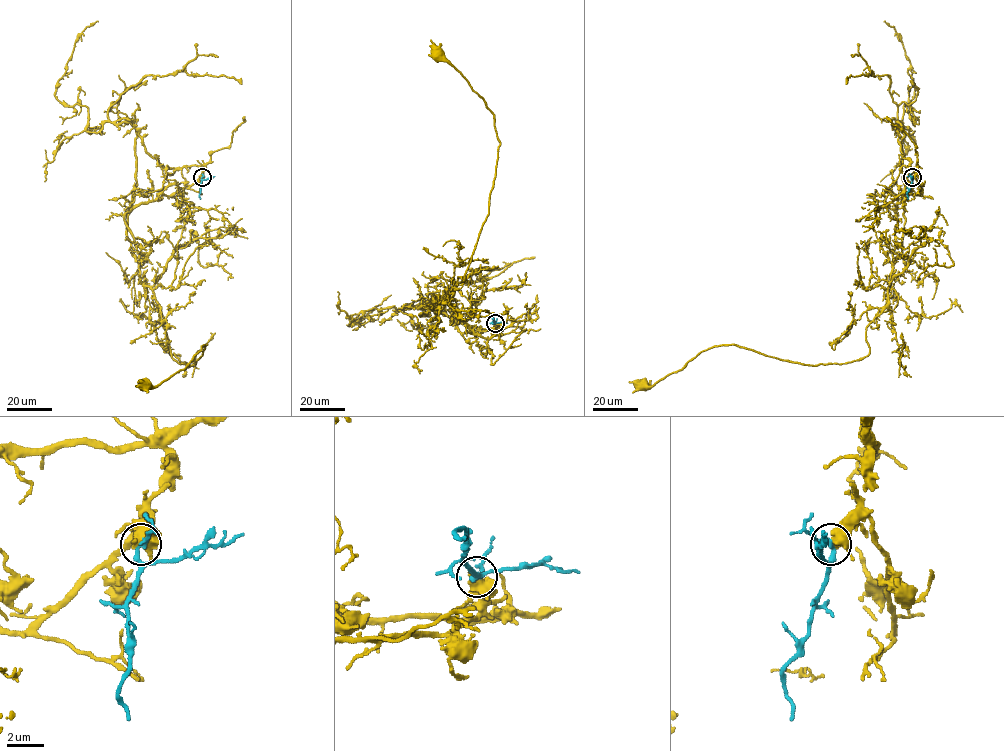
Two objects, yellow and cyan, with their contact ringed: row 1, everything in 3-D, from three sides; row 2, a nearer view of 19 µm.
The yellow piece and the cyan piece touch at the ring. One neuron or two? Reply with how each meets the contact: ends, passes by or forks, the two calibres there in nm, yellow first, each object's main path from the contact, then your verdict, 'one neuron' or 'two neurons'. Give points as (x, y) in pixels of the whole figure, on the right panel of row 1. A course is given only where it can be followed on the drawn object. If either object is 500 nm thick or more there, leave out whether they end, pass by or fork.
yellow passes by | cyan passes by | 480/240 nm | yellow via (913, 177), (921, 196), (895, 208), (888, 303), (866, 328), (868, 354), (813, 365), (711, 347), (642, 385) | cyan via (913, 177), (908, 199) | one neuron

